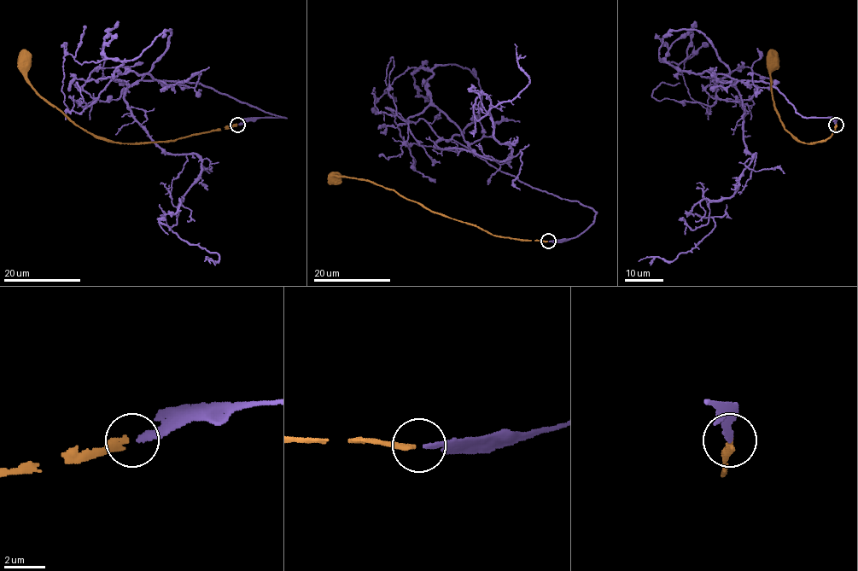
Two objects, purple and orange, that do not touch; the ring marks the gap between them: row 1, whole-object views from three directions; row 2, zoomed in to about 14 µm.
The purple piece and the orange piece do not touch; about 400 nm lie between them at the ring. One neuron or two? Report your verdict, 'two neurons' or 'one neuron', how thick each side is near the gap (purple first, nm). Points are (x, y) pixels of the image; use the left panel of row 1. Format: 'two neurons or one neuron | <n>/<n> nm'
one neuron | 240/260 nm

